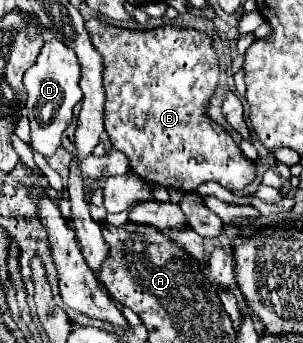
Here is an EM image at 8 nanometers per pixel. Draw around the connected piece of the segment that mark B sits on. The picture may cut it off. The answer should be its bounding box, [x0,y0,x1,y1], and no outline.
[85,20,255,192]

